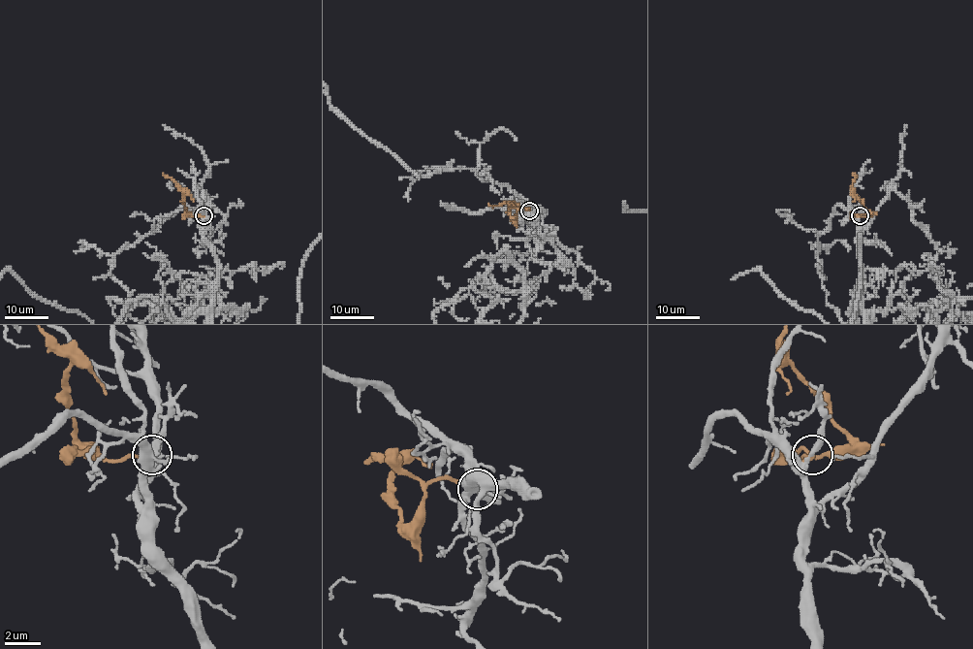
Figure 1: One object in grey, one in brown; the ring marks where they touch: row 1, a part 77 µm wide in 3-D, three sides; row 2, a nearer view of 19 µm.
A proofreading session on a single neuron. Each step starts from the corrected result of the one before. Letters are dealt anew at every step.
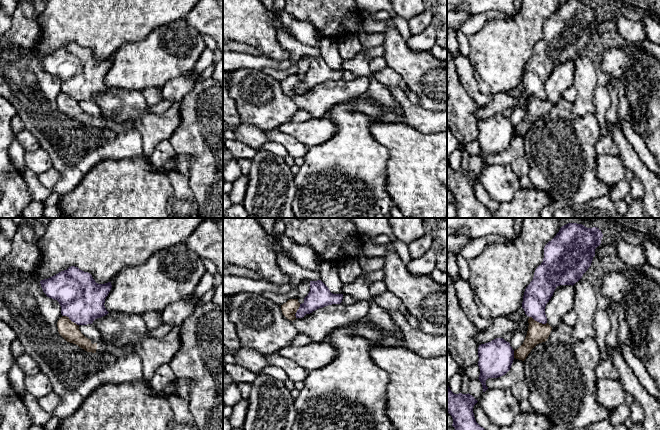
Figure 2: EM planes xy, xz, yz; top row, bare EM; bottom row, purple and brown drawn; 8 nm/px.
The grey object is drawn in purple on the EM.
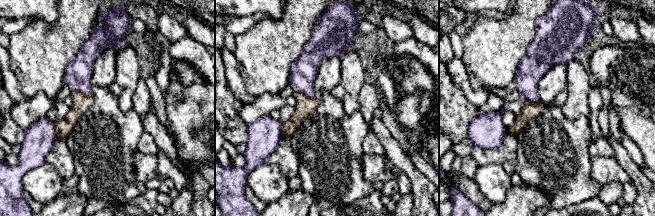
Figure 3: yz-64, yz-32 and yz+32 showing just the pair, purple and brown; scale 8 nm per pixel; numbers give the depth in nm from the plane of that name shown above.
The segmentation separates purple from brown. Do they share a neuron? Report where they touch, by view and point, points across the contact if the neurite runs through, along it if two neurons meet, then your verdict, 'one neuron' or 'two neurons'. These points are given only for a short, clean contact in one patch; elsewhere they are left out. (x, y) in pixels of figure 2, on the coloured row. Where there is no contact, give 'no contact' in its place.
yz (538, 321) | along yz (529, 316), (539, 322), (546, 323) | two neurons

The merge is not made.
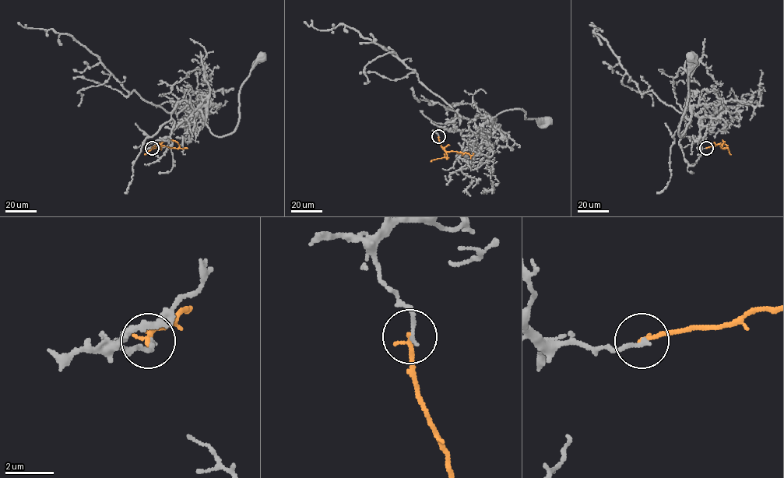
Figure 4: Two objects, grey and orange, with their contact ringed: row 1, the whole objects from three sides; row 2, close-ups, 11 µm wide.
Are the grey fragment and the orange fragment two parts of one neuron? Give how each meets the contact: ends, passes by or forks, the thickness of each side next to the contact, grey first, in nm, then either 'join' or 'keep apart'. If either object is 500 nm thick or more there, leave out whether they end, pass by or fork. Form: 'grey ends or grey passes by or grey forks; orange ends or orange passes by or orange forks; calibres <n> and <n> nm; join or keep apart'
grey ends; orange ends; calibres 180 and 190 nm; keep apart

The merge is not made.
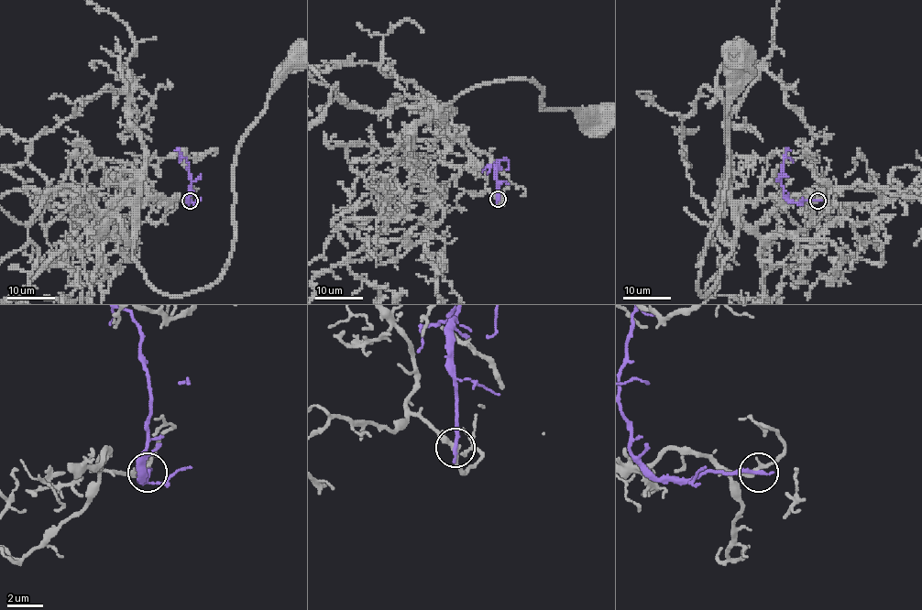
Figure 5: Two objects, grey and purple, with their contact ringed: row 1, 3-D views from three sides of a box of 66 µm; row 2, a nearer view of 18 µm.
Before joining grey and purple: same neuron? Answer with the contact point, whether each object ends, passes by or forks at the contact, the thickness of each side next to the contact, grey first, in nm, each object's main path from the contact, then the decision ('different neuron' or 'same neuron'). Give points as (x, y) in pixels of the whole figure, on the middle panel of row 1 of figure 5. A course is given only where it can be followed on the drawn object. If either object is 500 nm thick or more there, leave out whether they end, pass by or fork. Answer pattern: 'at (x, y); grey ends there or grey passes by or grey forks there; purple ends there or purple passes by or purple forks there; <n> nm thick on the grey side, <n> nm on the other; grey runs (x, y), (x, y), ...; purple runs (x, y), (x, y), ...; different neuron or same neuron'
at (498, 199); grey passes by; purple ends there; 280 nm thick on the grey side, 240 nm on the other; grey runs (498, 199), (449, 132), (440, 114), (454, 99), (526, 79), (543, 90), (541, 108), (611, 114); purple runs (498, 199), (499, 162), (483, 171); different neuron

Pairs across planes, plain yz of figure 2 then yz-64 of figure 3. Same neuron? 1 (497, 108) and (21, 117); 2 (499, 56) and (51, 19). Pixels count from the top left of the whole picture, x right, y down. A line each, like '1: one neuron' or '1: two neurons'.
1: one neuron
2: two neurons

